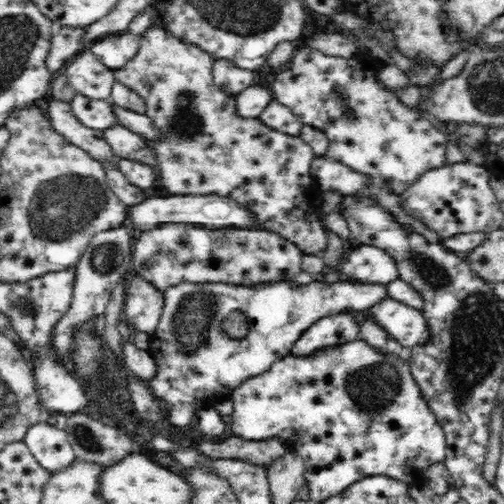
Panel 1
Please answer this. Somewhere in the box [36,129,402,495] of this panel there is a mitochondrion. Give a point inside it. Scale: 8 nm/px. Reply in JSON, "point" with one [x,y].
{"point":[194,316]}

